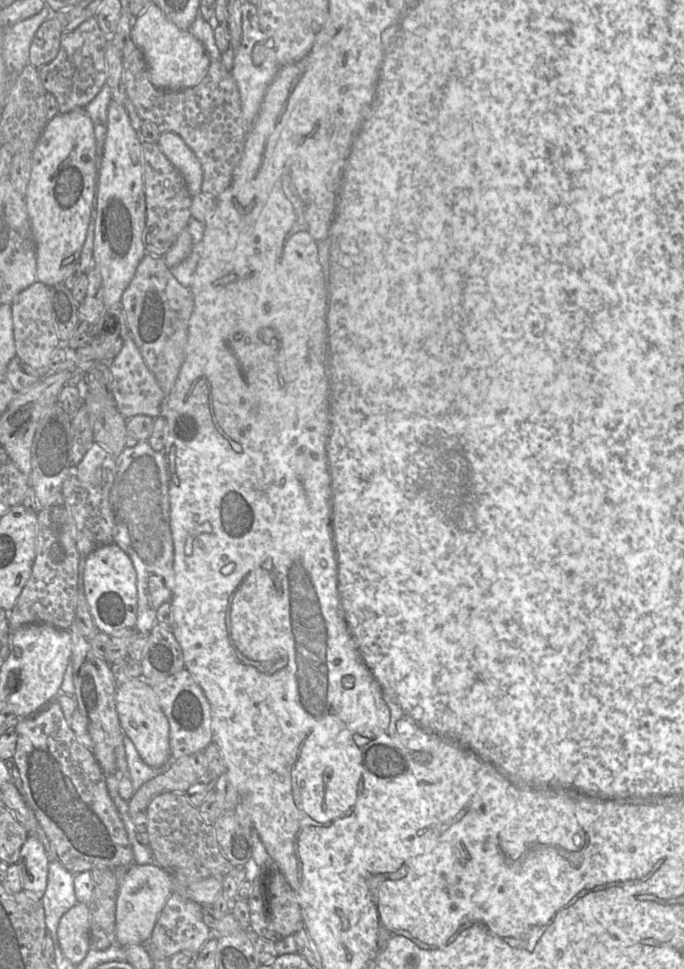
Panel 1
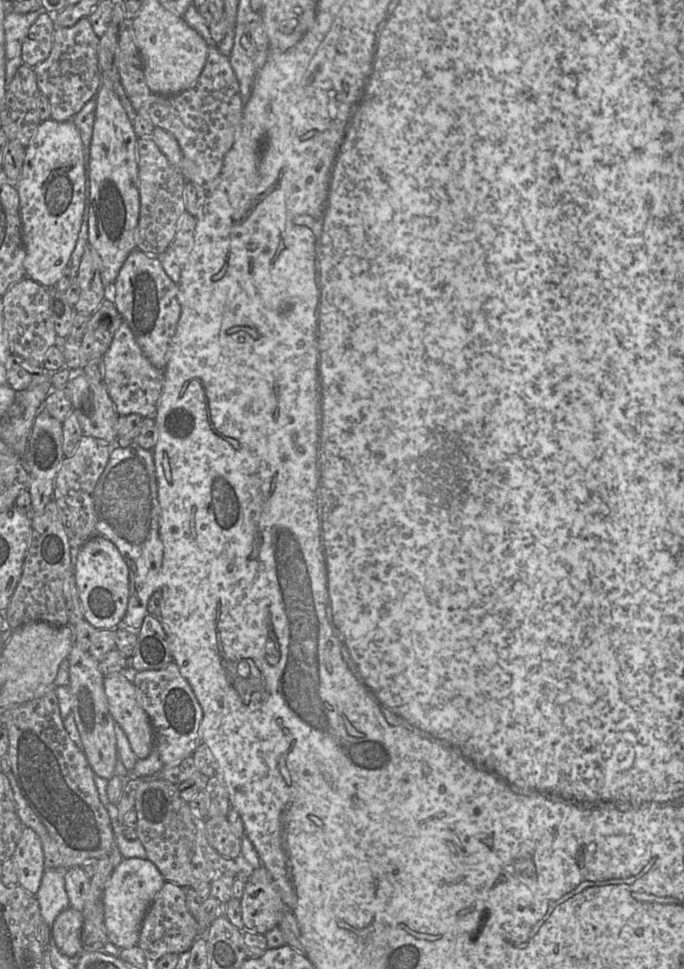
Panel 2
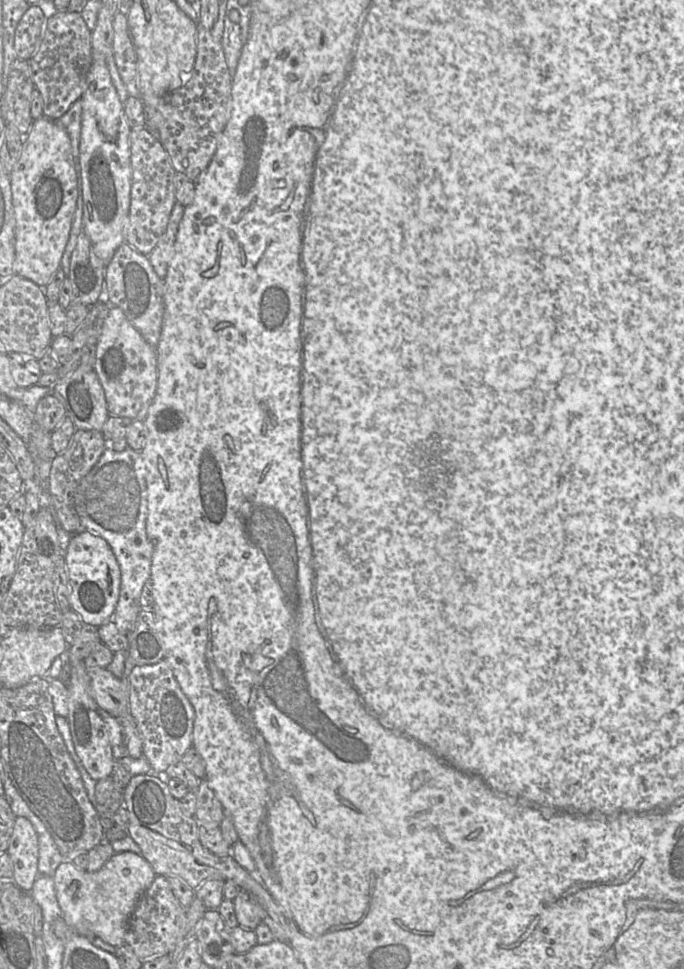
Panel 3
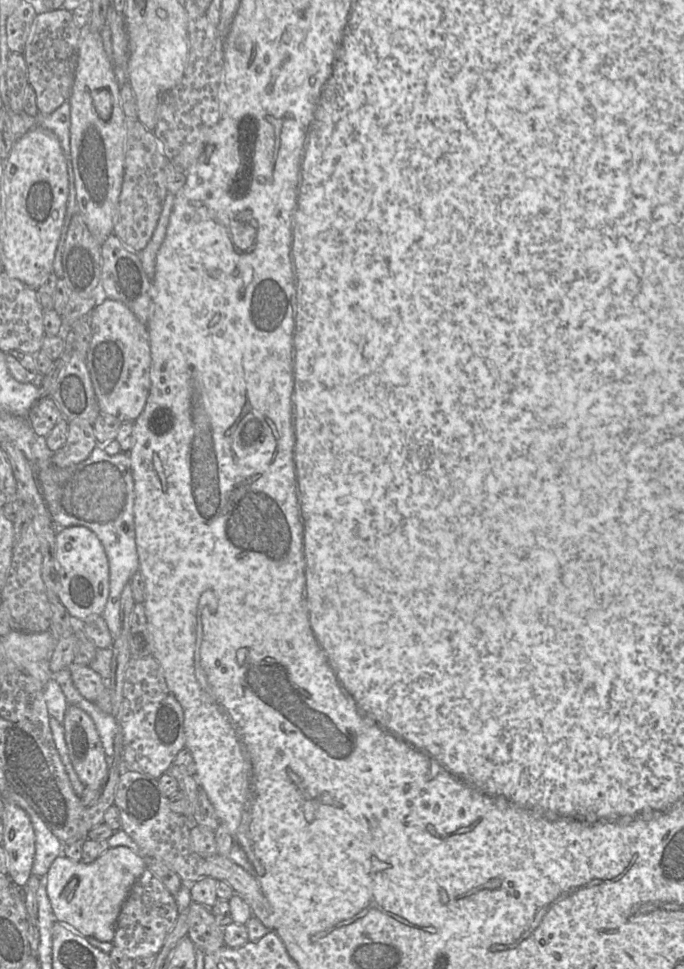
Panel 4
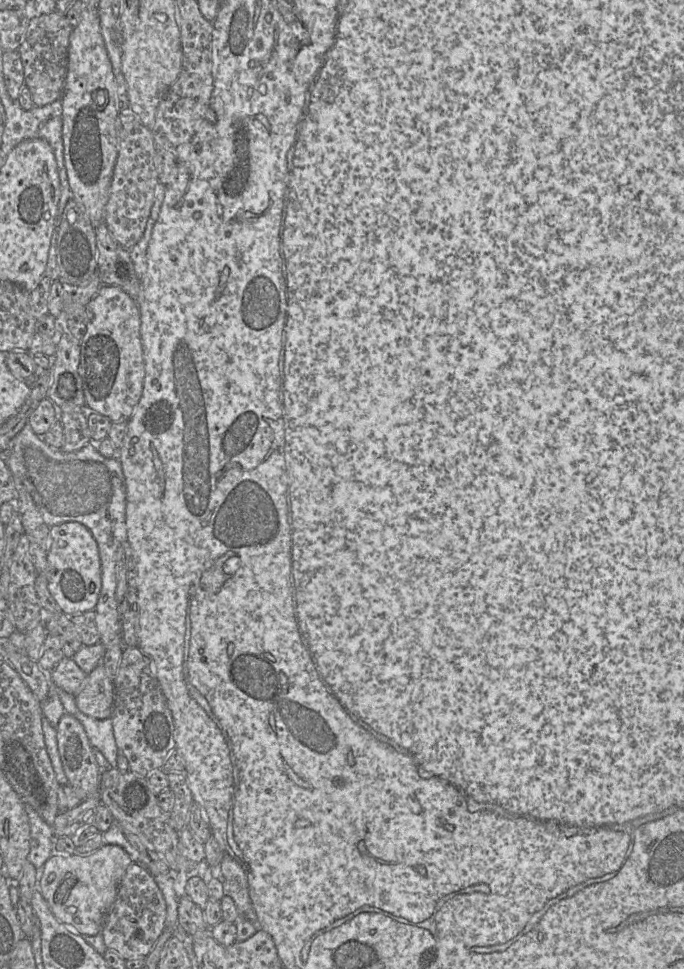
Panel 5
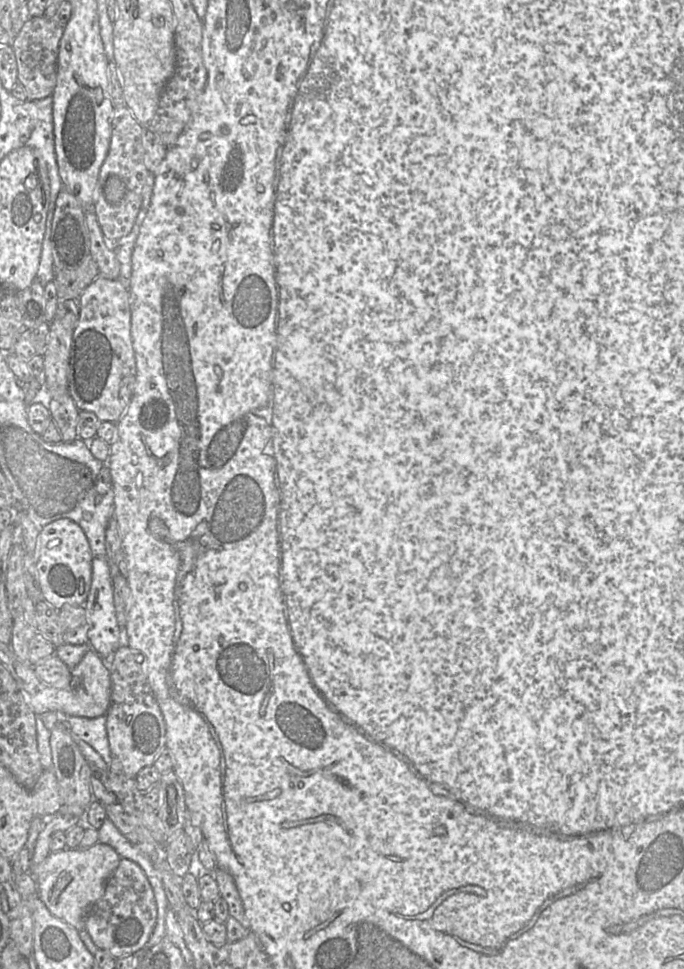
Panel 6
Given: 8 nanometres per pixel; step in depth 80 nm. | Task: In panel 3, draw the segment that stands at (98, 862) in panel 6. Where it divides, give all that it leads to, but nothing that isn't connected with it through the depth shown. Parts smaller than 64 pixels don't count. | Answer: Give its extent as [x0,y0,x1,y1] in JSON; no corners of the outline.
[52,852,156,947]

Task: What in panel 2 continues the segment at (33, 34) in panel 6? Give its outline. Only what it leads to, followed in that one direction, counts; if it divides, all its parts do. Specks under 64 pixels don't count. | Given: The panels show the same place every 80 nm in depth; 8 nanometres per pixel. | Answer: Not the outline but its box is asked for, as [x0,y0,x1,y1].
[33,18,103,120]

